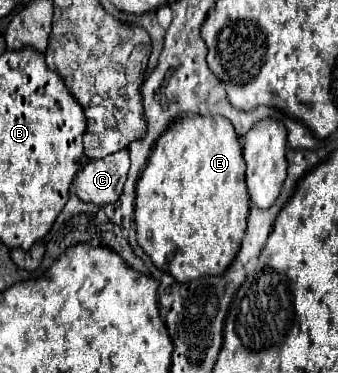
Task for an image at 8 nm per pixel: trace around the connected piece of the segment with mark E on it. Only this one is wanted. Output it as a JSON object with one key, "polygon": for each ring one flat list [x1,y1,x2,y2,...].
{"polygon":[[199,114,175,120,157,140,153,154,149,158,149,164,137,182,135,230,137,230,137,242,145,250,145,254,153,260,153,264,159,270,169,272,177,282,191,282,191,280,201,278,201,276,219,276,229,268,229,264,233,262,235,254,241,248,241,240,243,240,245,228,247,228,247,214,249,214,249,196,247,196,247,186,245,186,245,162,243,162,243,150,239,144,239,136,235,134,233,124,225,116,199,116]]}

